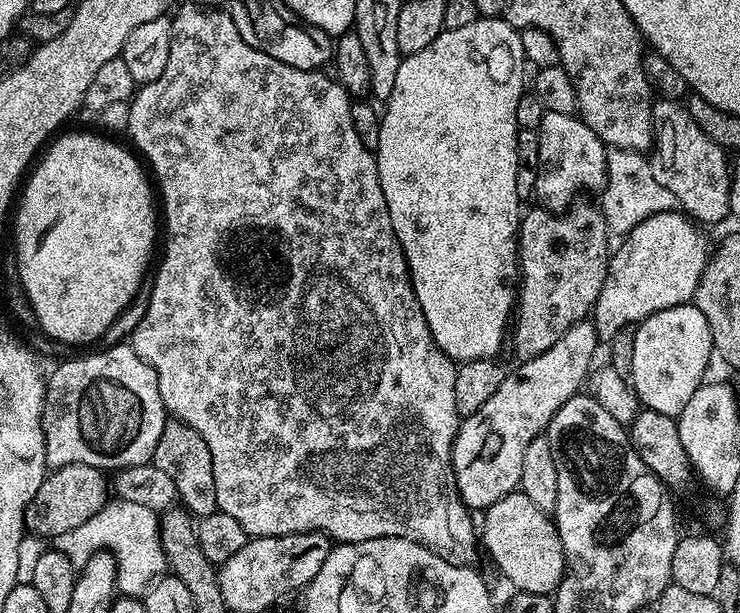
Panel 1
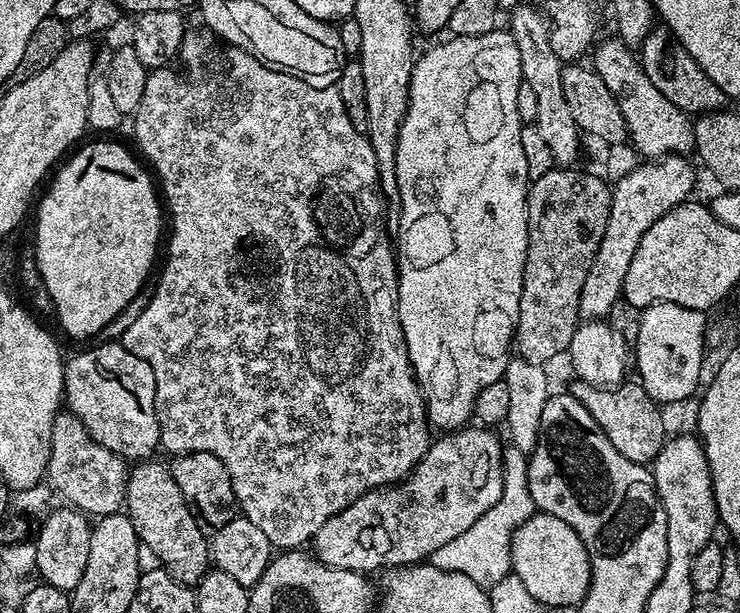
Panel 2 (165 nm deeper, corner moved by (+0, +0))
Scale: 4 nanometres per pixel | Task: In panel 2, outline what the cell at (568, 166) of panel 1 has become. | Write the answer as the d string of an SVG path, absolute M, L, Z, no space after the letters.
M520 2L511 9L510 16L512 16L510 31L514 42L518 42L518 50L522 54L523 83L533 88L538 101L536 129L541 132L546 146L550 146L550 154L557 165L575 165L576 155L580 152L582 133L574 122L574 117L570 115L570 106L566 106L566 94L562 94L562 74L560 73L562 62L550 46L547 15L541 9L539 12L538 9Z

